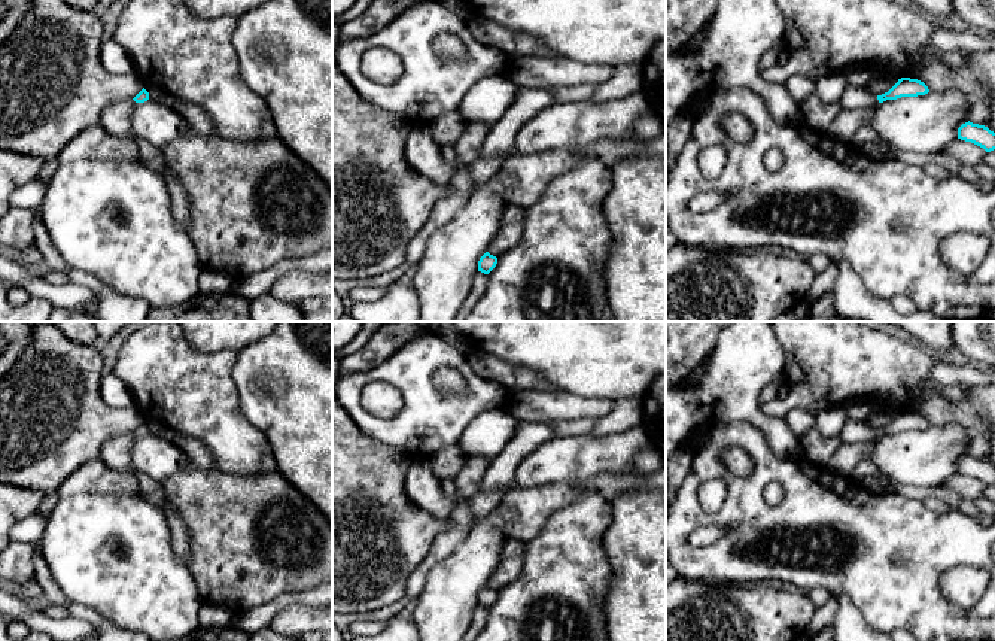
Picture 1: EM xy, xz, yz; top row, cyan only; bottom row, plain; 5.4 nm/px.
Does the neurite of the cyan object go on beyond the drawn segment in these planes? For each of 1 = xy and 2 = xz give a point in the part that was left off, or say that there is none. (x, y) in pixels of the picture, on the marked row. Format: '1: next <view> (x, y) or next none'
1: next none
2: next none

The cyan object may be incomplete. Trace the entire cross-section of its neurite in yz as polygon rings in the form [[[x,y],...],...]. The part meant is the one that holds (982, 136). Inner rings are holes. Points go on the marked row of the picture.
[[[970,121],[958,128],[958,139],[971,142],[986,152],[995,149],[995,133],[985,125],[973,124]]]

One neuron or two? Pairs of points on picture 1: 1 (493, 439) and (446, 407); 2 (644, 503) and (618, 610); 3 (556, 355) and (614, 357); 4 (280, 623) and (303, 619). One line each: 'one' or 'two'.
1: two
2: one
3: one
4: one

